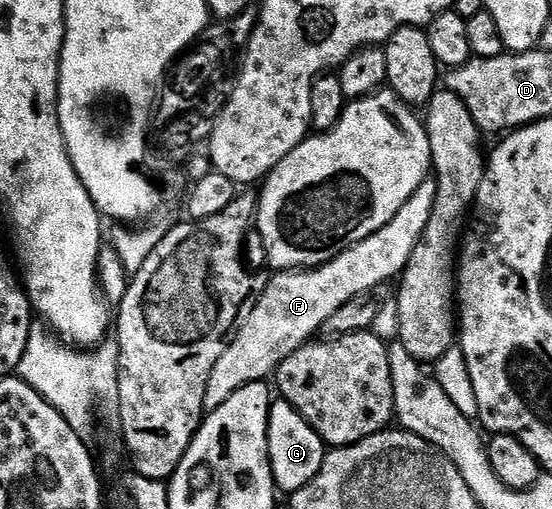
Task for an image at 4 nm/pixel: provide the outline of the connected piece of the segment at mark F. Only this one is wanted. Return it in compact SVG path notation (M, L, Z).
M426 179L407 199L407 203L398 213L383 226L377 233L371 234L367 239L355 243L347 251L343 251L335 259L327 263L318 265L315 269L294 269L292 271L277 271L268 278L265 289L258 296L257 302L253 305L253 310L245 316L244 321L237 326L237 333L233 337L233 342L223 351L219 358L219 363L215 363L215 371L211 371L211 379L207 379L207 393L203 395L203 403L206 410L212 411L223 407L239 387L247 387L247 383L265 381L272 378L277 372L277 368L299 347L310 344L324 330L327 319L343 307L355 295L363 295L367 291L381 287L384 281L400 278L401 272L407 267L411 259L411 251L419 243L423 231L427 227L427 219L431 219L431 207L435 207L435 191L437 190L436 180Z

